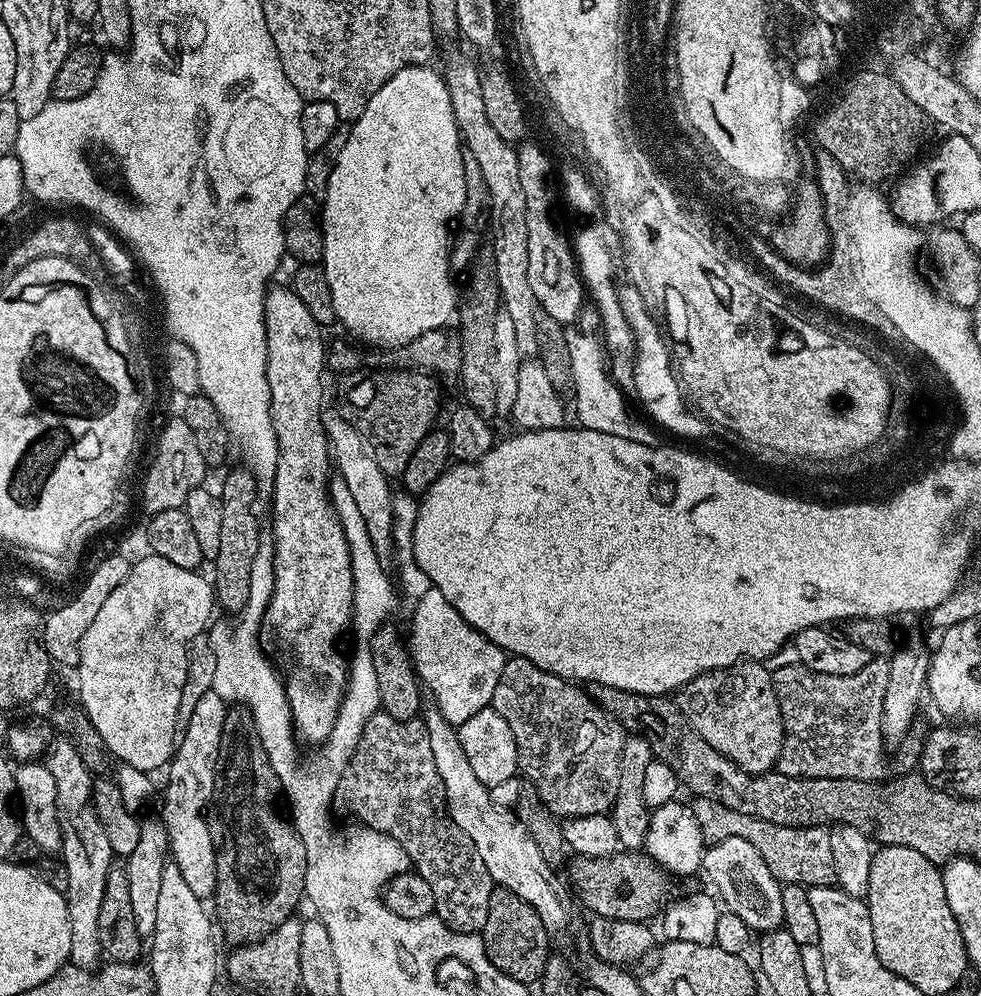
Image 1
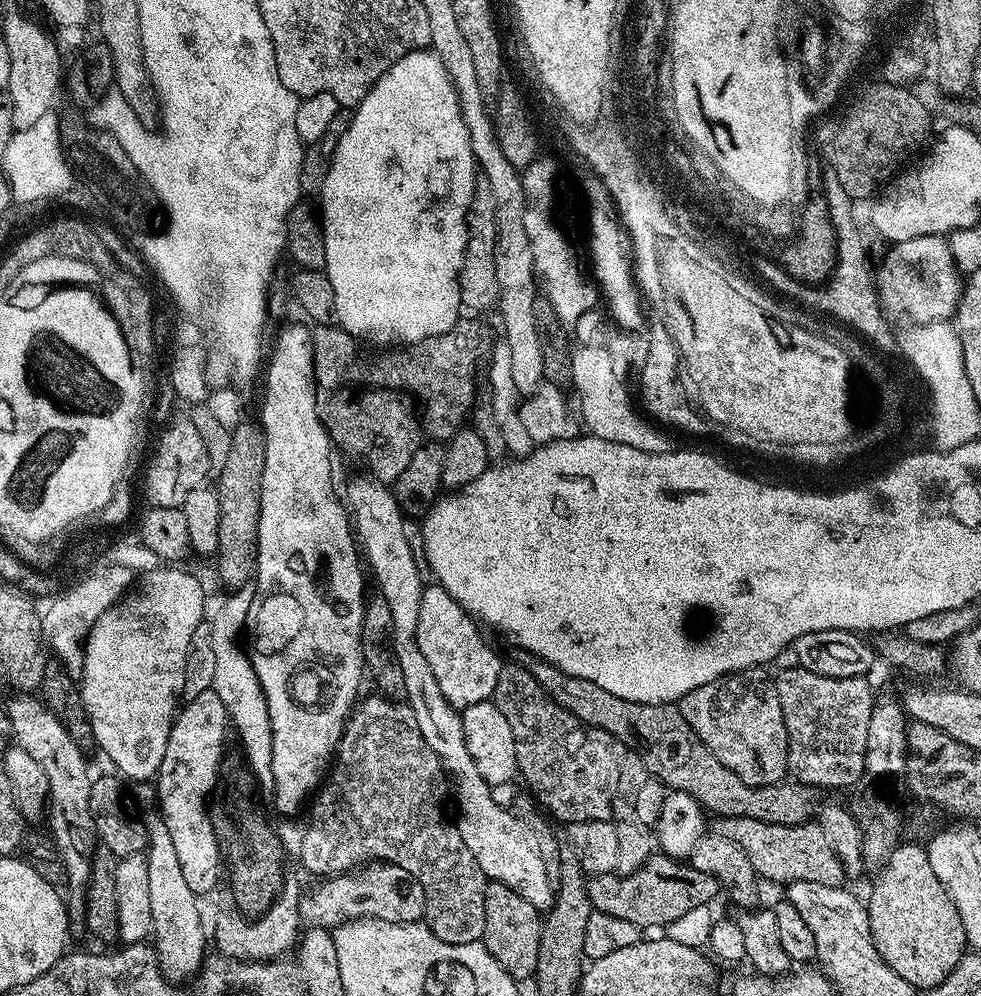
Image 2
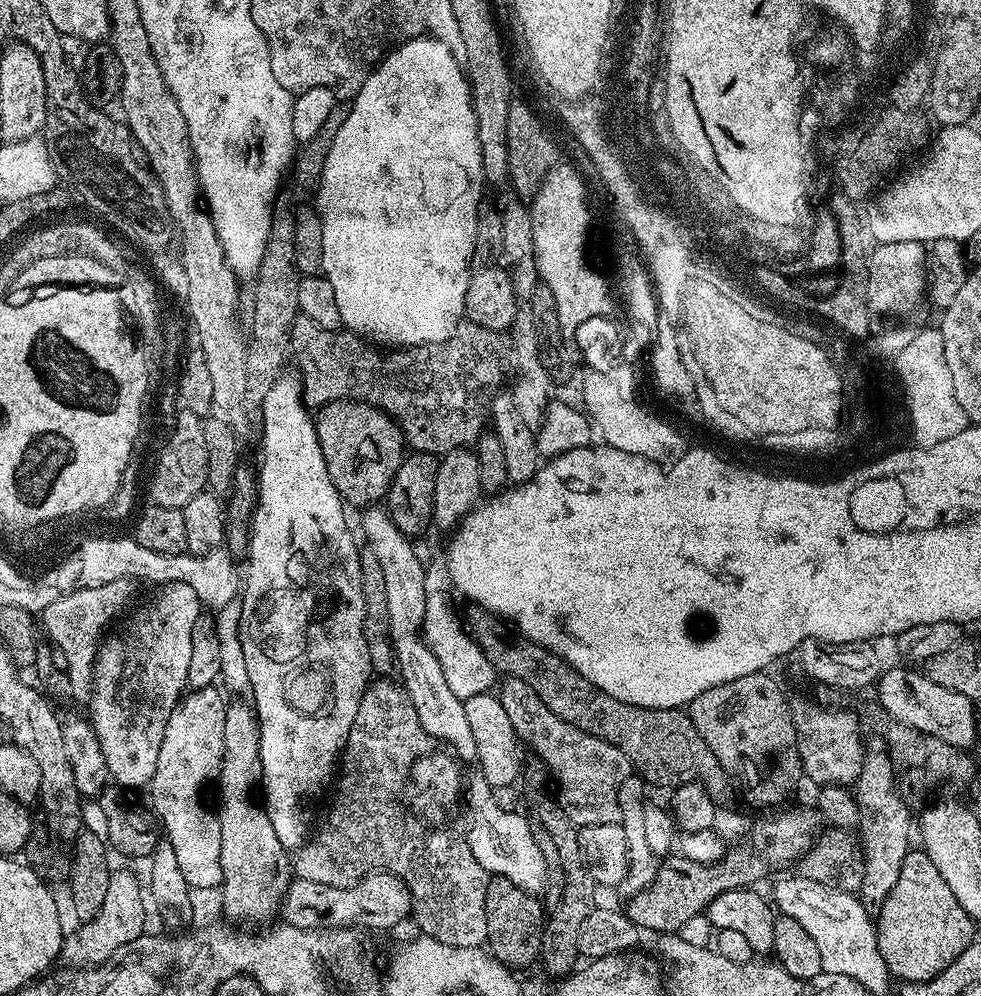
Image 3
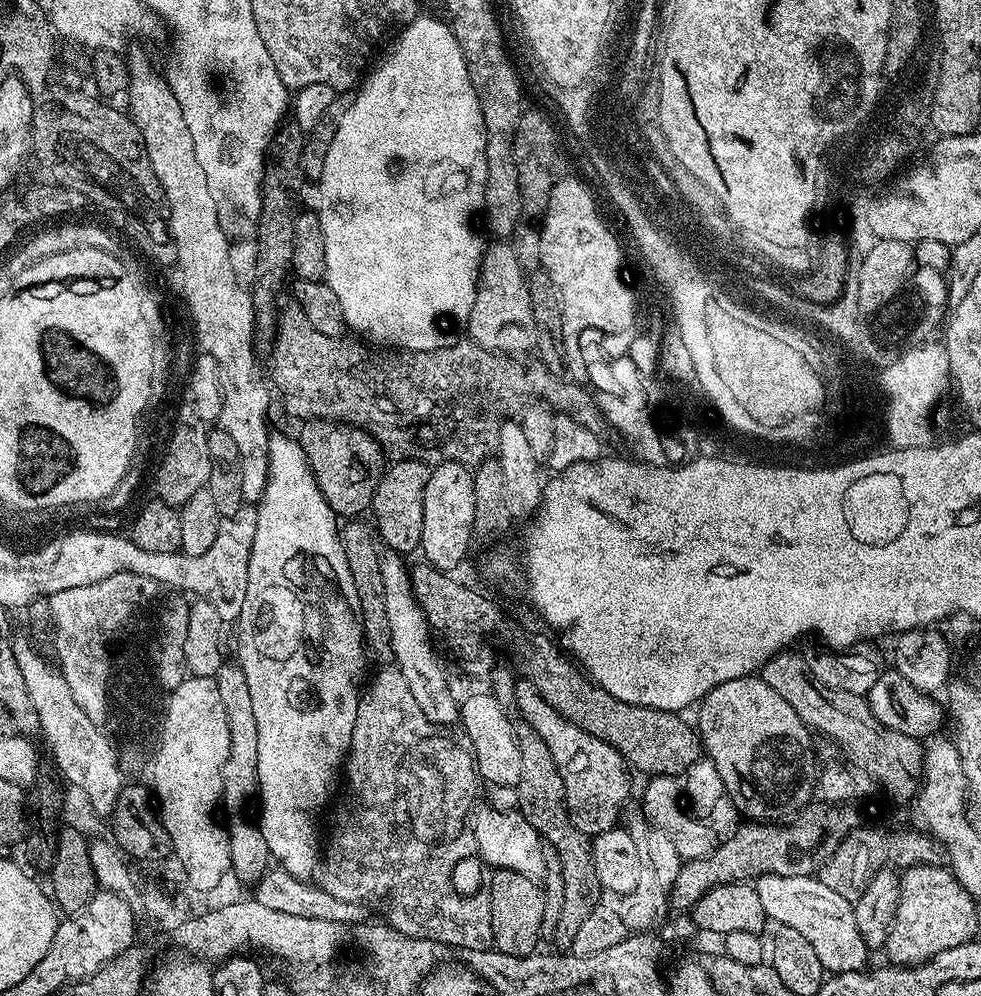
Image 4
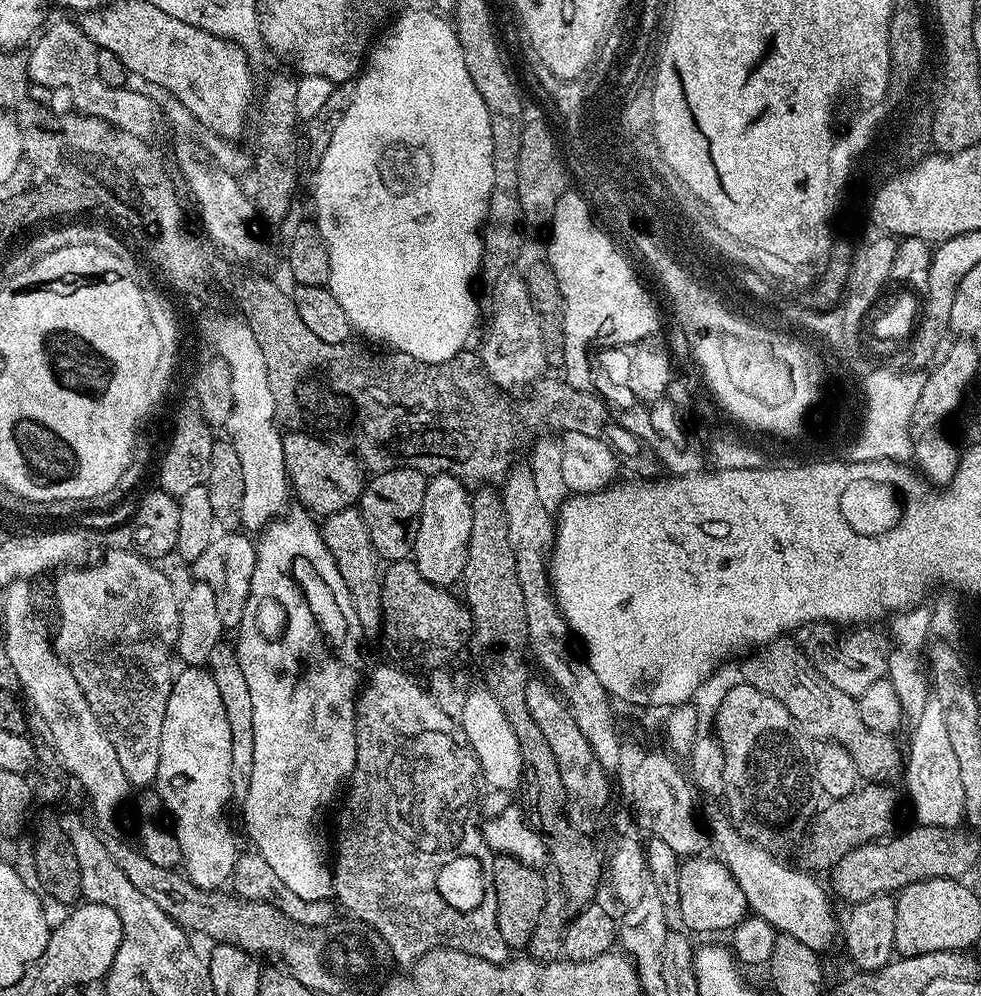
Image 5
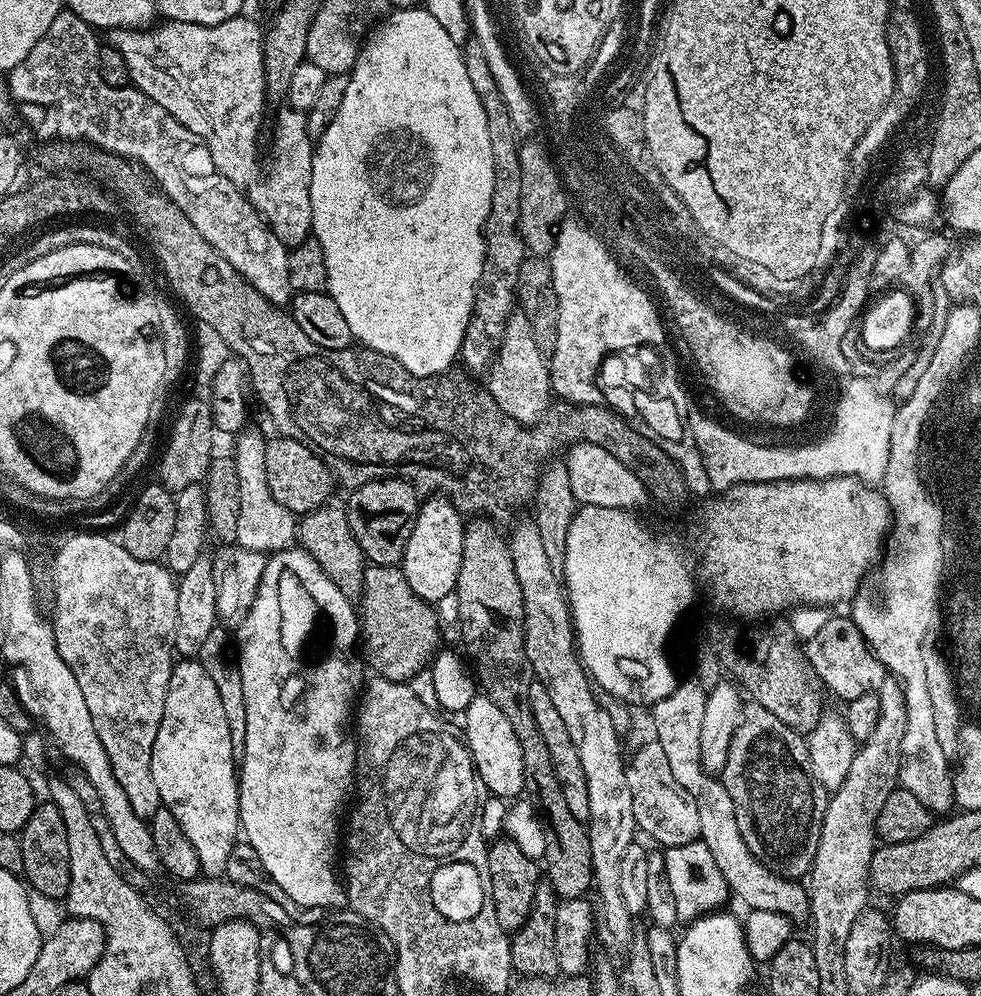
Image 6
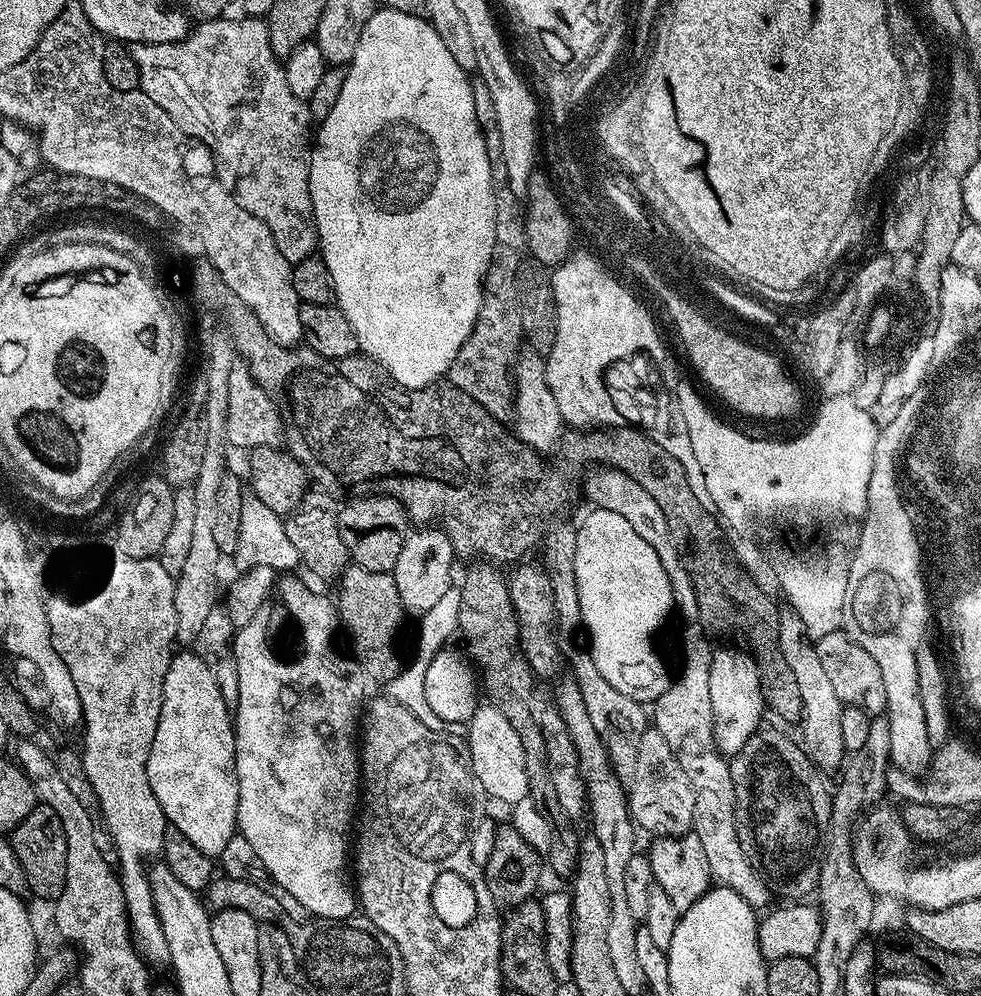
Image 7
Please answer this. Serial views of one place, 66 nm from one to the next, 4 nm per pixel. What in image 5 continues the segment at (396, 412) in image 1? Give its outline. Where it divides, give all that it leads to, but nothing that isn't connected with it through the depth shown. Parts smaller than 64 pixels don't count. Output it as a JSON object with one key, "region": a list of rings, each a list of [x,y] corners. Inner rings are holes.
{"region":[[[288,430],[283,433],[284,437],[284,471],[288,475],[291,487],[294,492],[300,495],[300,500],[305,509],[321,517],[326,517],[331,512],[346,510],[353,507],[359,501],[360,495],[366,483],[366,472],[361,461],[351,451],[343,452],[332,444],[327,444],[327,439],[316,434],[309,434],[303,430]]]}

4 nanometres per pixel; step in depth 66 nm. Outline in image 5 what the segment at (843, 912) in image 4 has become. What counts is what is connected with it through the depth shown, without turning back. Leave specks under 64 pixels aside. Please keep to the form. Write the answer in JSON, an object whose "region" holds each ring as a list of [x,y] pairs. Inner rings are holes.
{"region":[[[724,814],[713,818],[712,828],[710,824],[710,844],[713,849],[716,847],[715,855],[727,866],[730,874],[734,874],[738,886],[742,886],[749,909],[770,922],[777,933],[798,938],[798,942],[806,942],[806,946],[817,950],[824,950],[831,942],[832,908],[815,875],[804,870],[795,872],[779,864],[773,853],[746,839]]]}

